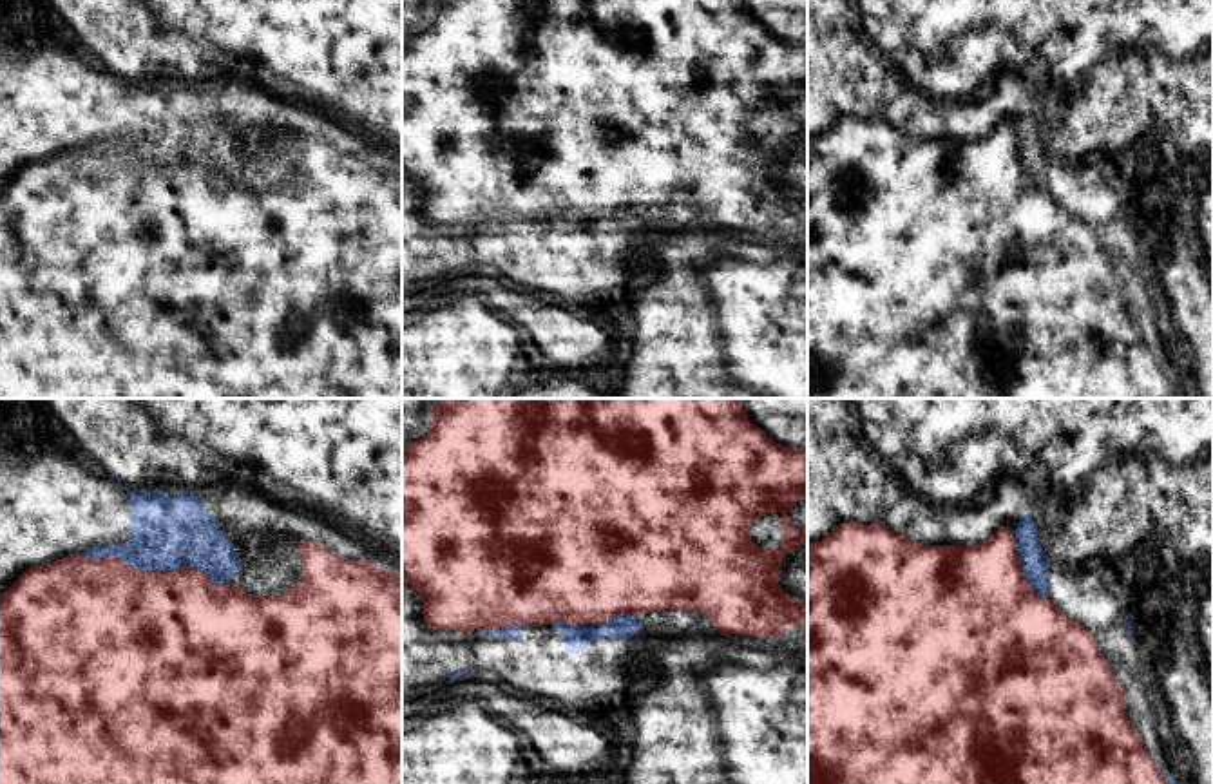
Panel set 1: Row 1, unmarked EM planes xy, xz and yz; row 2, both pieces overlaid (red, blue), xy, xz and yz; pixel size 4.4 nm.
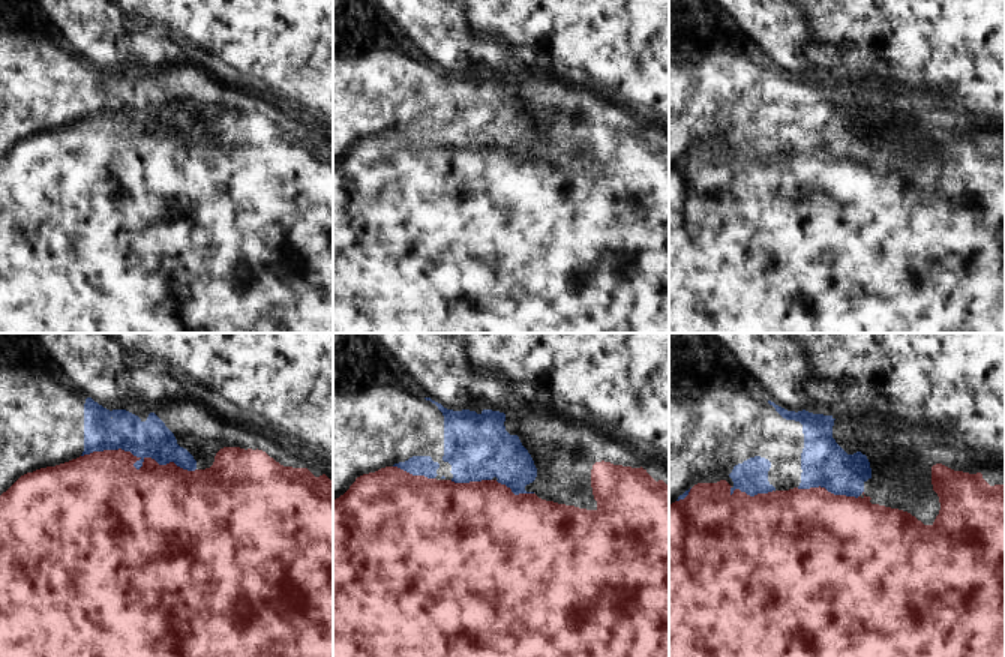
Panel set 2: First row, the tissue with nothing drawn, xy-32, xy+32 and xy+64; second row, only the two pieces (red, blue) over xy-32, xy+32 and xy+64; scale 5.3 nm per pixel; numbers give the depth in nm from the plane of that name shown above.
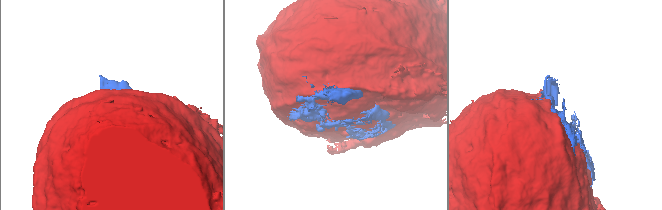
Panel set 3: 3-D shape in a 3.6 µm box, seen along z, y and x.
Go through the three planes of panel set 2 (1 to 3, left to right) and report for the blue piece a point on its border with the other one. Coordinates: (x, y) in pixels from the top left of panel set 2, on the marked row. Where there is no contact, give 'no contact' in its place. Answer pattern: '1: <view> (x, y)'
1: xy-32 (138, 458)
2: xy+32 (414, 476)
3: xy+64 (827, 491)

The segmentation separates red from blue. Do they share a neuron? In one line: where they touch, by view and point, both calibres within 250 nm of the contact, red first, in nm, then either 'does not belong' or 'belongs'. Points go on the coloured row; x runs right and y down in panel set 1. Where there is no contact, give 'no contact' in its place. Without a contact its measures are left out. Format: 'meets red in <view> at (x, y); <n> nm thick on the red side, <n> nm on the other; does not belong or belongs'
meets red in xy at (149, 573); 500 nm thick on the red side, 320 nm on the other; belongs

